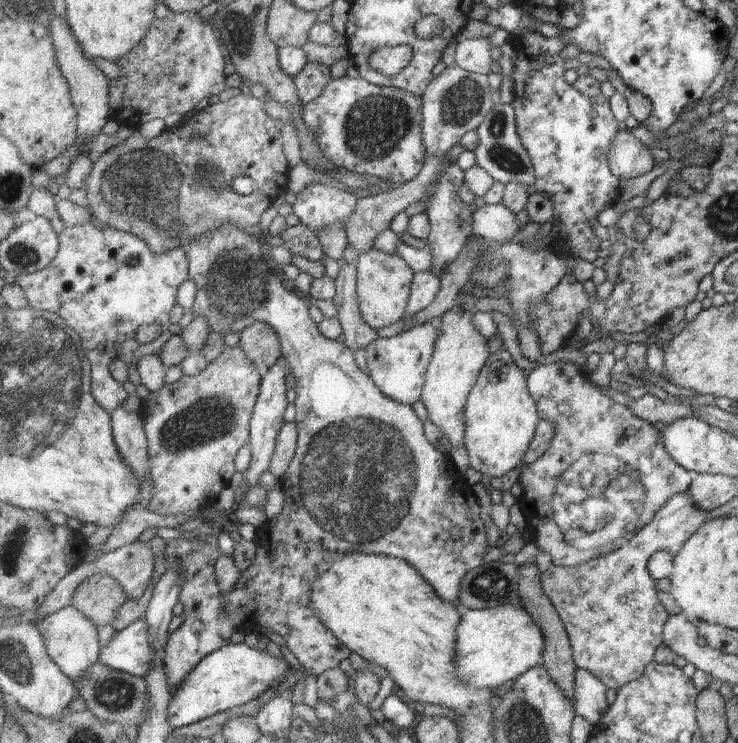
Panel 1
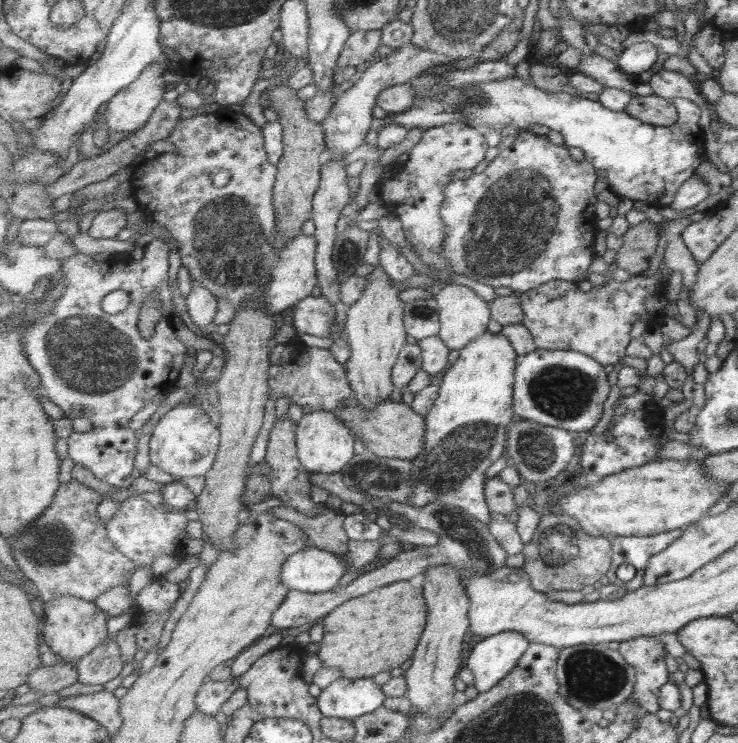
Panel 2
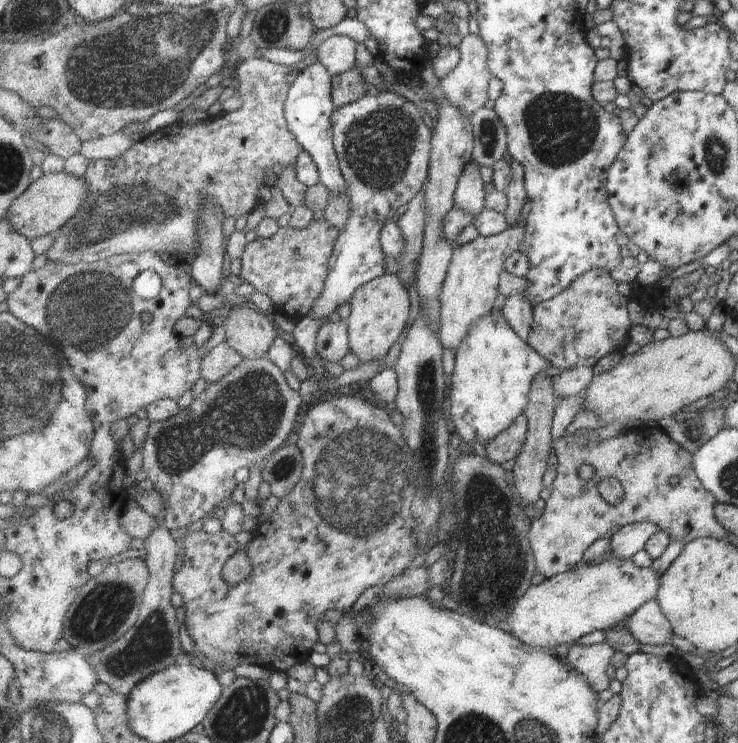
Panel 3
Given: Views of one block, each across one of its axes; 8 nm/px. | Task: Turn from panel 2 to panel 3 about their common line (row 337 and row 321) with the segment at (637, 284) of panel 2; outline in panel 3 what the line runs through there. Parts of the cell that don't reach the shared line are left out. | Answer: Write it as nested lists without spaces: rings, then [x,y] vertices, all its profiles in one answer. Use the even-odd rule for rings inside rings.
[[[594,269],[577,278],[563,293],[533,306],[534,322],[528,344],[562,372],[576,367],[597,366],[607,354],[621,353],[630,342],[629,296],[617,291],[617,283]]]

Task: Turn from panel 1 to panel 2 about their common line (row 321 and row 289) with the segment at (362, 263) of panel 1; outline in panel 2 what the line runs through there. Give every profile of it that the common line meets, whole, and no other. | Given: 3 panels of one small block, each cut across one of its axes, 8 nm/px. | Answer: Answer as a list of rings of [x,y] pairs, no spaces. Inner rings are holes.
[[[377,265],[367,280],[367,290],[361,300],[350,305],[345,312],[345,334],[352,351],[346,370],[354,400],[359,401],[359,405],[365,409],[375,409],[383,401],[389,400],[391,392],[396,388],[392,370],[407,345],[409,334],[405,327],[402,291],[396,288],[390,274]]]

